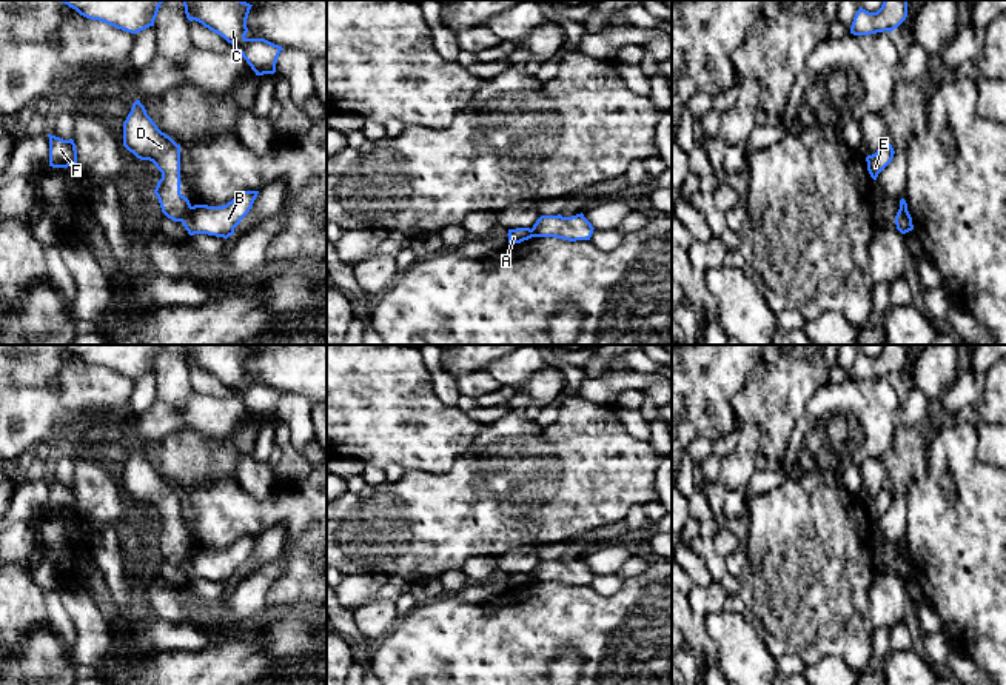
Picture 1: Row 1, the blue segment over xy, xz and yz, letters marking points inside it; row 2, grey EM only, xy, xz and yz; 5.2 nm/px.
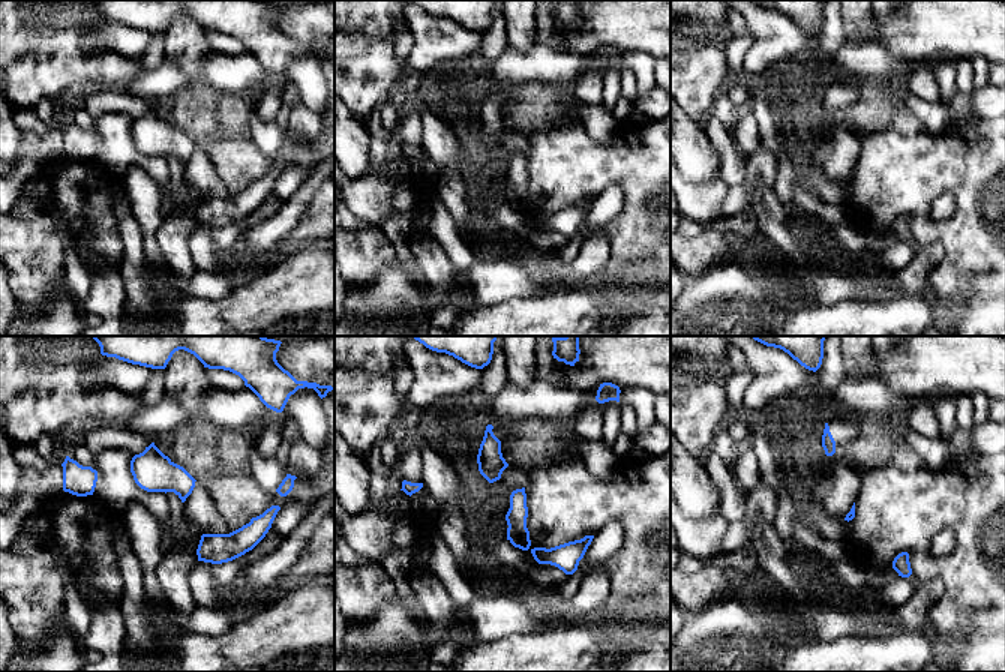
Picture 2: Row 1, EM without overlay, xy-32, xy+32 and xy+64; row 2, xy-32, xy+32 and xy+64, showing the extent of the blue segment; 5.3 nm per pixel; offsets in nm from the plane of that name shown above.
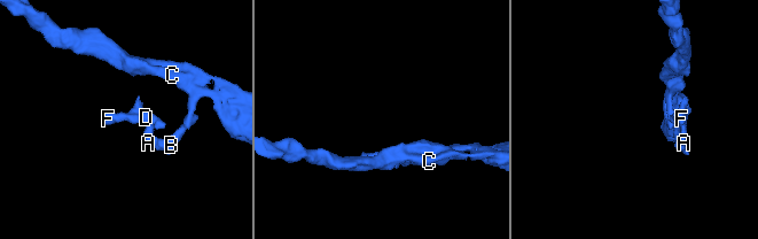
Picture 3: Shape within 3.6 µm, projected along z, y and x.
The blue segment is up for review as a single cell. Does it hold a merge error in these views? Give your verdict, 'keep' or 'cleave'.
cleave

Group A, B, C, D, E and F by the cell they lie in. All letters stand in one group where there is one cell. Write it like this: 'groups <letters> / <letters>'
groups A D E F / B C

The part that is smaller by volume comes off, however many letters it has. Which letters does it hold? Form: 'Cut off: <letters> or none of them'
Cut off: A, D, E, F

